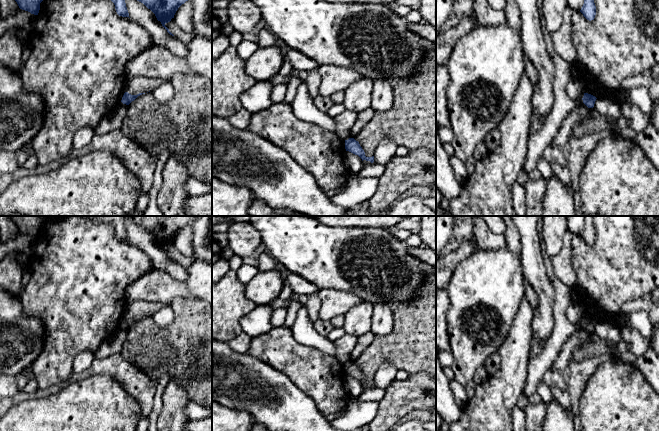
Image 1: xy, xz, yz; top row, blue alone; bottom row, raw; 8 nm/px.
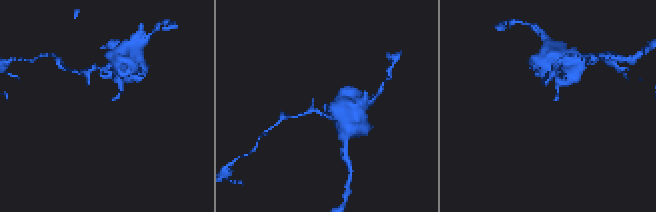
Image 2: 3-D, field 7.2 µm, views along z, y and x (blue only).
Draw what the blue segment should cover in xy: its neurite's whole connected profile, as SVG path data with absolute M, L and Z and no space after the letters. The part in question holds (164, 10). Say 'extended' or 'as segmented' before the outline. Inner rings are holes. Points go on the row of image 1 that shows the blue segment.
as segmented; M137 0L143 3L156 16L157 20L161 22L162 26L167 32L174 36L165 26L170 22L178 8L188 0Z

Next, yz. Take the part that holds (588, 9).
as segmented; M584 0L584 4L580 12L587 20L589 21L594 20L596 15L596 6L594 0Z

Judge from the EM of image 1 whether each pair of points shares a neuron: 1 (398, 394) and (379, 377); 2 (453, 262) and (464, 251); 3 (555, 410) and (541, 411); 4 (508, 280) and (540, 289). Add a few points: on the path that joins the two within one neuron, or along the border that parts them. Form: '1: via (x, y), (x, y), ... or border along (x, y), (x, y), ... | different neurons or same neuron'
1: border along (395, 378), (384, 389) | different neurons
2: via (456, 259), (461, 254) | same neuron
3: border along (547, 405), (547, 413), (543, 420) | different neurons
4: border along (519, 257), (525, 277) | different neurons

